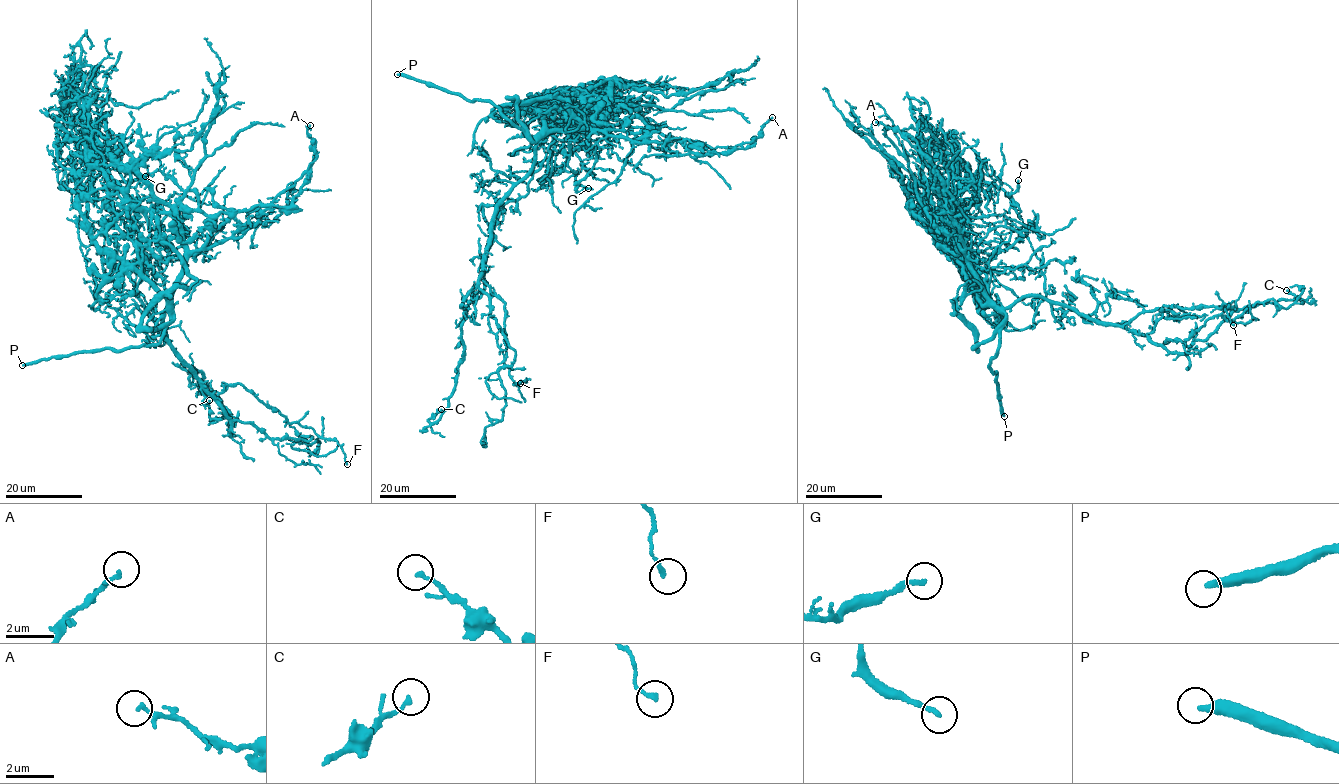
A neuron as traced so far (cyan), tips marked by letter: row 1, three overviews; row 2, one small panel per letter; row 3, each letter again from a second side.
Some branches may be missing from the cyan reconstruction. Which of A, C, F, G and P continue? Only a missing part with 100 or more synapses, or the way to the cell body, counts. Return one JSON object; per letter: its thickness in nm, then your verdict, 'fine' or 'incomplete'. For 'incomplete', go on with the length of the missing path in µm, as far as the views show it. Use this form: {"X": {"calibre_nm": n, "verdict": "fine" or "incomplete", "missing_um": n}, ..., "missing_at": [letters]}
{"A": {"calibre_nm": 130, "verdict": "fine"}, "C": {"calibre_nm": 150, "verdict": "fine"}, "F": {"calibre_nm": 160, "verdict": "fine"}, "G": {"calibre_nm": 170, "verdict": "fine"}, "P": {"calibre_nm": 320, "verdict": "incomplete", "missing_um": 50}, "missing_at": ["P"]}

